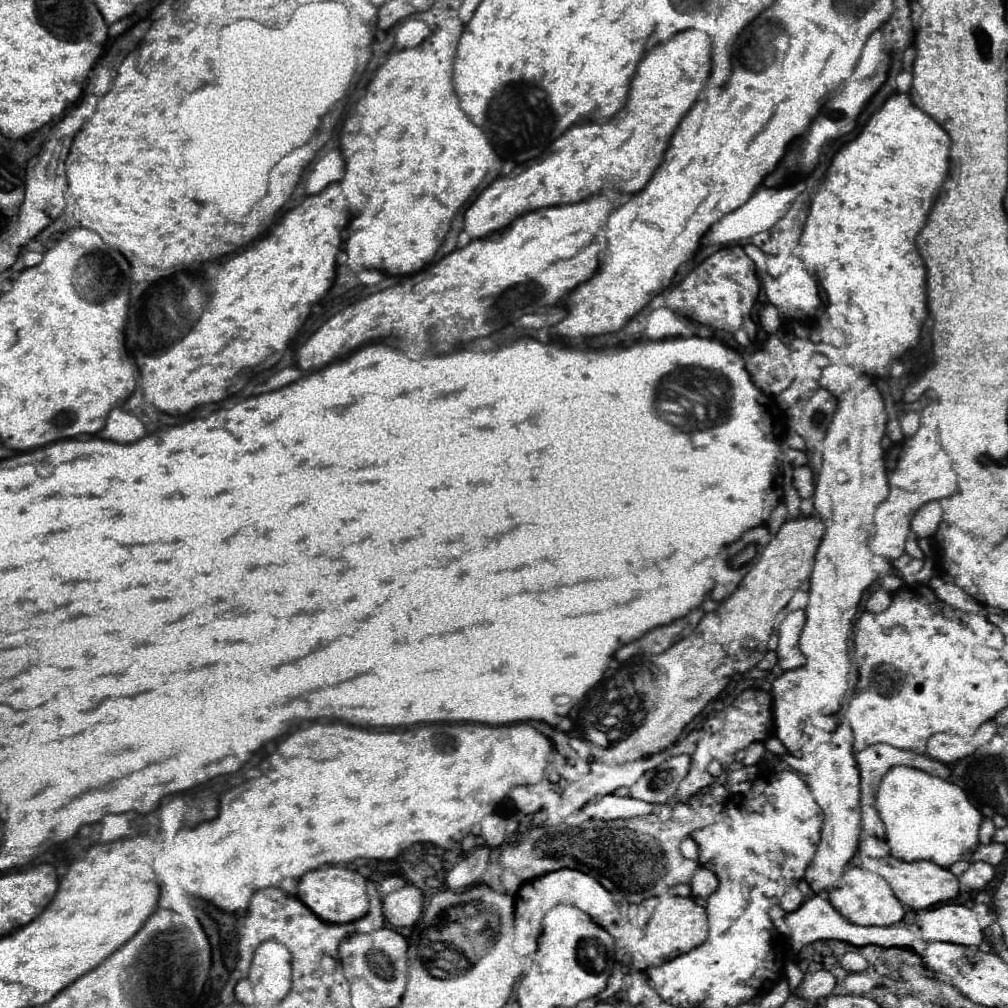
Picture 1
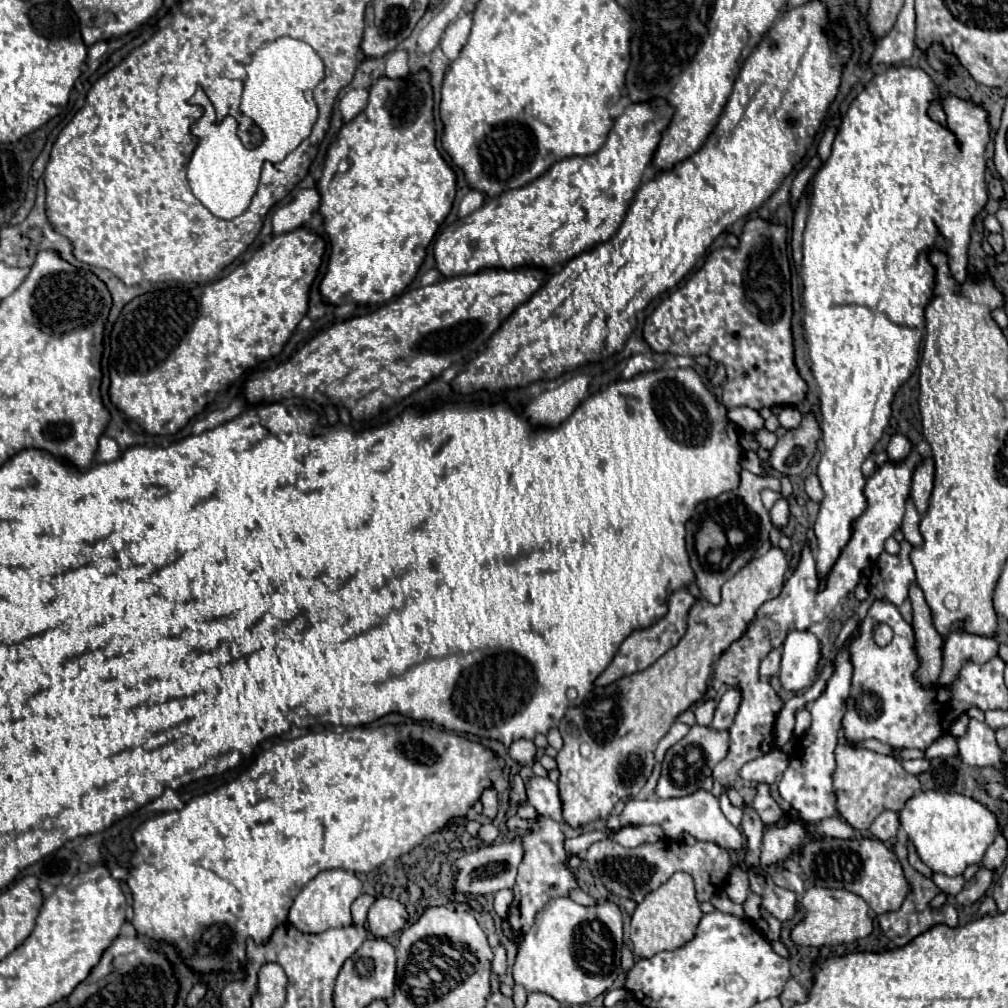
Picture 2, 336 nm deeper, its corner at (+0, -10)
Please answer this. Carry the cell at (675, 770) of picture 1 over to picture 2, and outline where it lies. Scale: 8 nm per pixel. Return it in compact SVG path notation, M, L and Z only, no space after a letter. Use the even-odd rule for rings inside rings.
M693 726L683 740L679 740L675 746L667 750L665 760L661 764L663 770L661 770L661 778L655 788L655 794L659 798L679 798L695 792L697 788L703 786L705 778L711 776L711 770L715 768L715 764L725 758L727 748L729 748L727 732L715 732L705 726Z

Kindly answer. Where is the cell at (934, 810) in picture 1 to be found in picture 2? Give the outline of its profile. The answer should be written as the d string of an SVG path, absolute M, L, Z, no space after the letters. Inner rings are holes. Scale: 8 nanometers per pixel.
M933 790L909 798L899 812L899 822L919 858L933 872L947 876L959 876L967 866L981 864L985 850L997 834L997 818L985 806L963 794L943 794Z

